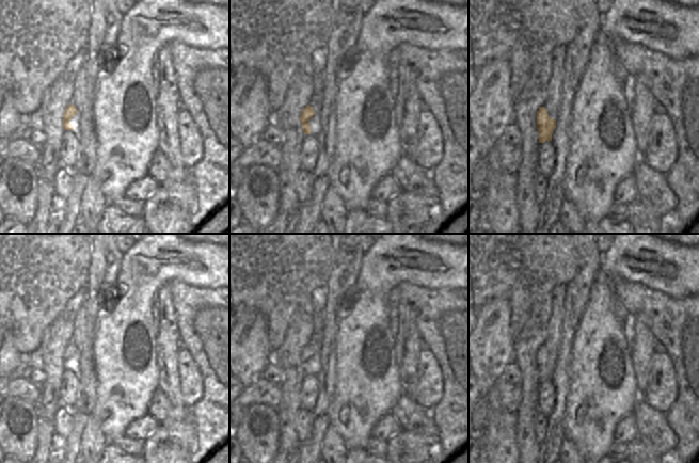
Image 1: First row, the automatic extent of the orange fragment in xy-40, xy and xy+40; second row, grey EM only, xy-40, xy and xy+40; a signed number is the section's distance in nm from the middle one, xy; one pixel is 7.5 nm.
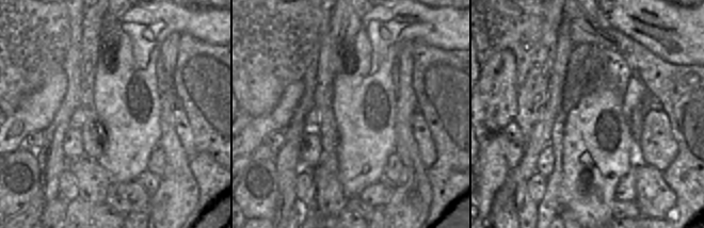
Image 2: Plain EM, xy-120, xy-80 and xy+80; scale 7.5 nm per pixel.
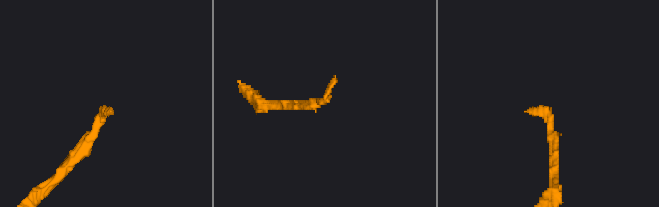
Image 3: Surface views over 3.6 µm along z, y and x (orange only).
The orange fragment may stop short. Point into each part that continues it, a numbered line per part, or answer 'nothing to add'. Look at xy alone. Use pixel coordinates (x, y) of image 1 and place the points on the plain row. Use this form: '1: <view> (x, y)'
1: xy (318, 299)

